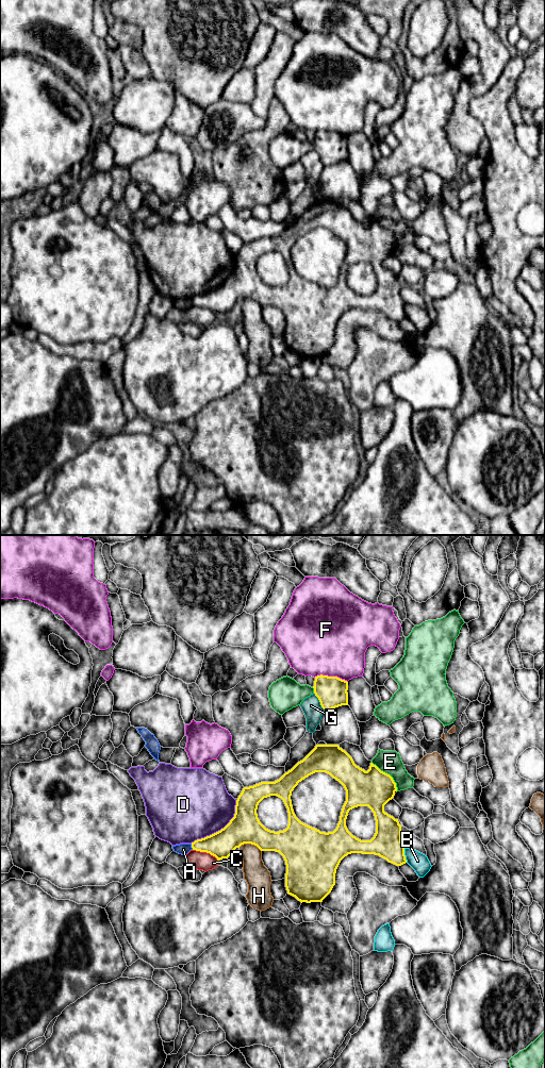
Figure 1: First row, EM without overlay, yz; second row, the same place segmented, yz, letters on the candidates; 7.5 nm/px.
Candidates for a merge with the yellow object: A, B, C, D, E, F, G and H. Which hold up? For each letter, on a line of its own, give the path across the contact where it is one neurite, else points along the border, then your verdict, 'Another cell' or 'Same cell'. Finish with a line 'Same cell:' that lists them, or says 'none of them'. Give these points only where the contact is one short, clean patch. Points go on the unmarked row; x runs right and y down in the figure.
A: Boundary: yz (191, 299), (193, 304). Another cell
B: Another cell
C: Another cell
D: Another cell
E: Another cell
F: Another cell
G: Another cell
H: Another cell
Same cell: none of them

